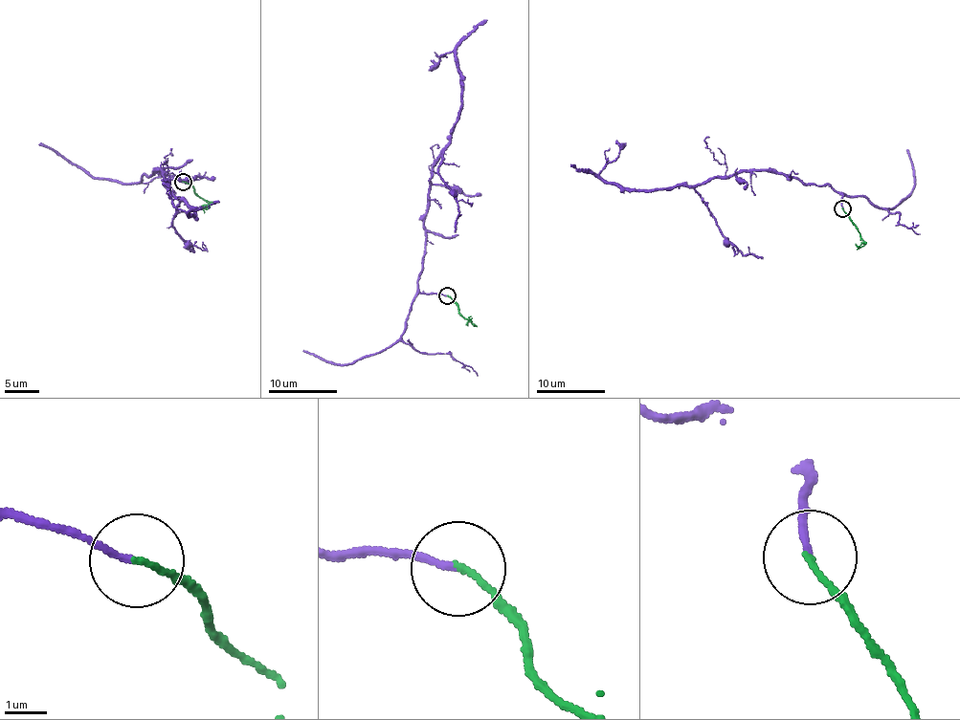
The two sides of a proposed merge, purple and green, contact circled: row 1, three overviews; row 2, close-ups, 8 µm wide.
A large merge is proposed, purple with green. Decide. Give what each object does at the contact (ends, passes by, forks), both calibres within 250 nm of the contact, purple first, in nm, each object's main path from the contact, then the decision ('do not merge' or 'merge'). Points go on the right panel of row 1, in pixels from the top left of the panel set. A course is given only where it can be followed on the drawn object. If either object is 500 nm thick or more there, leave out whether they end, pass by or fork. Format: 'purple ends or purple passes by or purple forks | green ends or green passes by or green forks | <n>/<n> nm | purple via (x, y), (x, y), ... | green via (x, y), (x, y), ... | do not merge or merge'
purple ends | green ends | 130/140 nm | purple via (843, 207), (841, 193), (828, 185), (760, 171), (619, 189), (599, 174), (618, 155), (614, 141) | green via (843, 207), (859, 234), (861, 242), (857, 250) | merge

